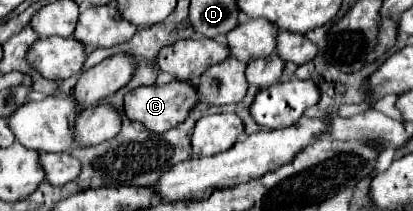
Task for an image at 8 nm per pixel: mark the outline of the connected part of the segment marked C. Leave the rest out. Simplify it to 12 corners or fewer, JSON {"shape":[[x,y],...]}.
{"shape":[[187,82],[139,86],[123,112],[151,132],[167,132],[197,104]]}

